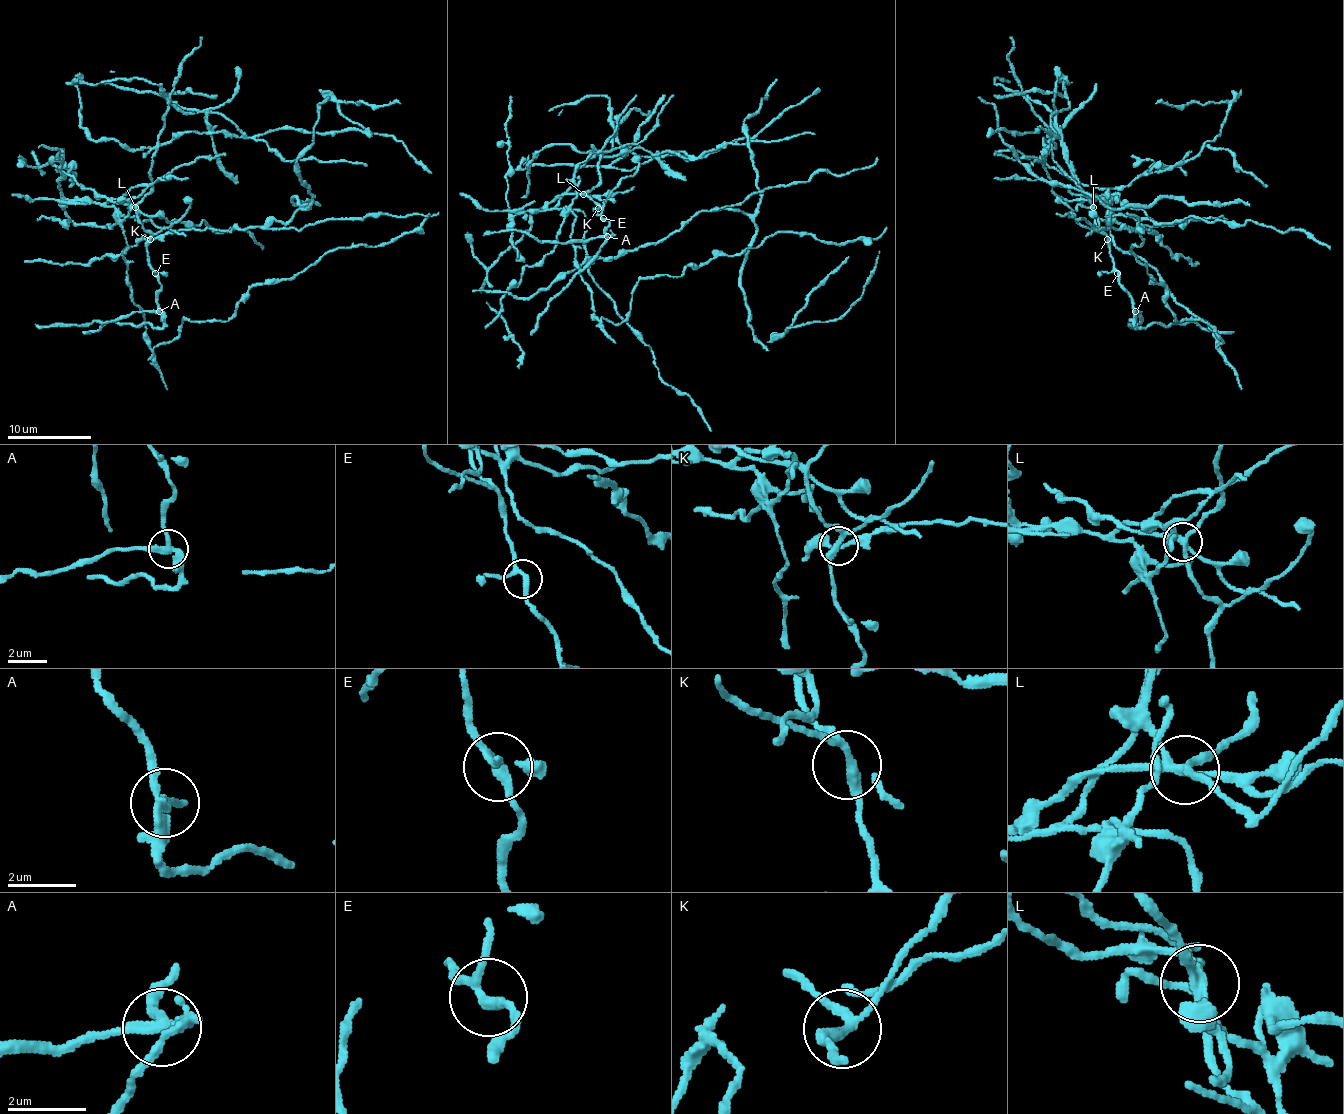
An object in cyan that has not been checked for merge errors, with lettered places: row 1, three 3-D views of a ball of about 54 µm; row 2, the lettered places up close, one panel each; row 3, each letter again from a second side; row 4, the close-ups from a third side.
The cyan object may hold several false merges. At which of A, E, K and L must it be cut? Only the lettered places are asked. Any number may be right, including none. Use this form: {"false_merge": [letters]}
{"false_merge": ["A", "L"]}

